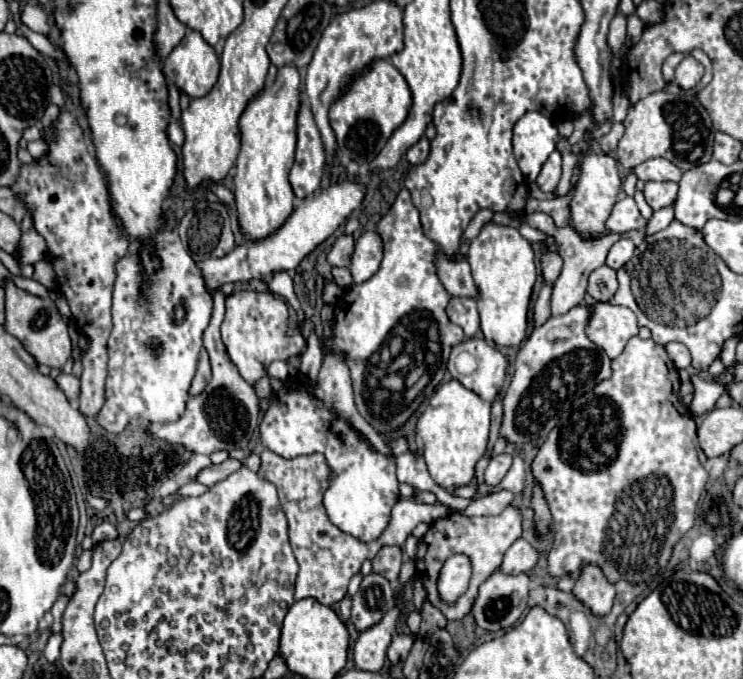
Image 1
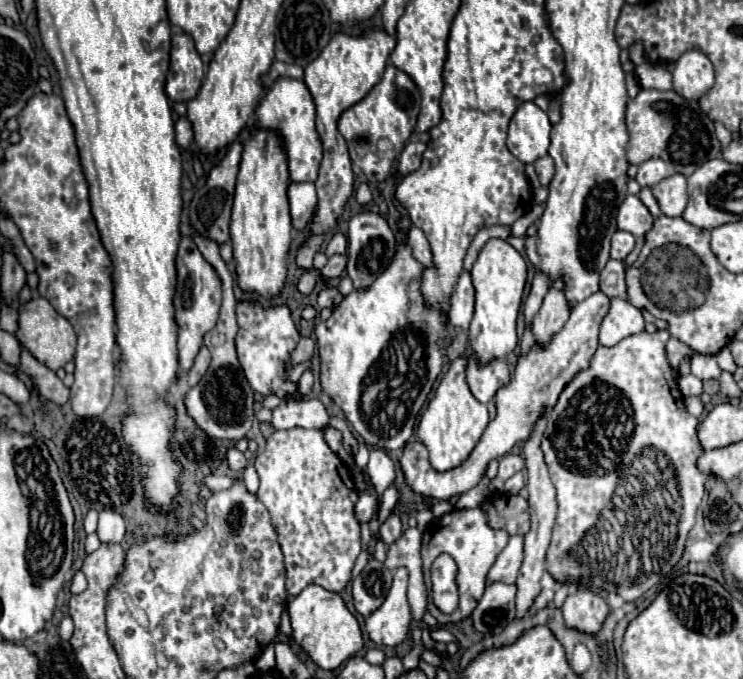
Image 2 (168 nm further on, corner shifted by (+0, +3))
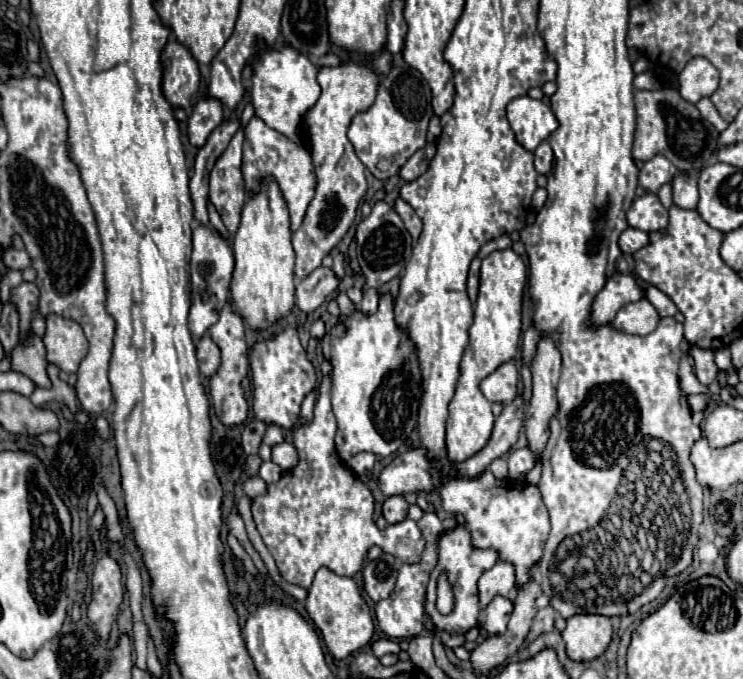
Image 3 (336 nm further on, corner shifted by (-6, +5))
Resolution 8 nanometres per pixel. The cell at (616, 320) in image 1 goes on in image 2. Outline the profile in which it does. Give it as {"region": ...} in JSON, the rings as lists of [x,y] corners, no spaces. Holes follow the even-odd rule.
{"region":[[[613,298],[611,310],[605,316],[599,332],[599,342],[603,346],[613,346],[621,342],[627,336],[641,334],[645,330],[645,320],[639,308],[635,308],[631,302]]]}

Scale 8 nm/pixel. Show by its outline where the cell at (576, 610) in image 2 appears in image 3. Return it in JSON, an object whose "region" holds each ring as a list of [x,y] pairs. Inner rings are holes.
{"region":[[[579,614],[567,618],[563,630],[563,640],[567,644],[567,654],[571,660],[593,660],[611,642],[613,626],[609,616],[599,614]]]}

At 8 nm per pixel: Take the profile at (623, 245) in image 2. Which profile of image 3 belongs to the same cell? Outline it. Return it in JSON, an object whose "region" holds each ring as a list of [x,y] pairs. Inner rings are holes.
{"region":[[[627,228],[621,236],[619,236],[619,248],[625,254],[635,254],[639,248],[643,248],[647,244],[647,232],[637,230],[637,228]]]}

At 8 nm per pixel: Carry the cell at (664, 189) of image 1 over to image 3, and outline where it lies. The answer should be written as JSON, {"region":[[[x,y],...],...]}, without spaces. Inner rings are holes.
{"region":[[[679,172],[675,176],[675,180],[671,182],[671,186],[673,186],[673,204],[683,210],[695,210],[695,206],[699,202],[697,178]]]}

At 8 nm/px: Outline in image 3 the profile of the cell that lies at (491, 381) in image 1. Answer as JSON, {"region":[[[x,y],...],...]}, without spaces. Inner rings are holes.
{"region":[[[505,362],[481,382],[481,392],[489,402],[509,404],[517,394],[517,384],[519,370],[515,368],[513,362]]]}

